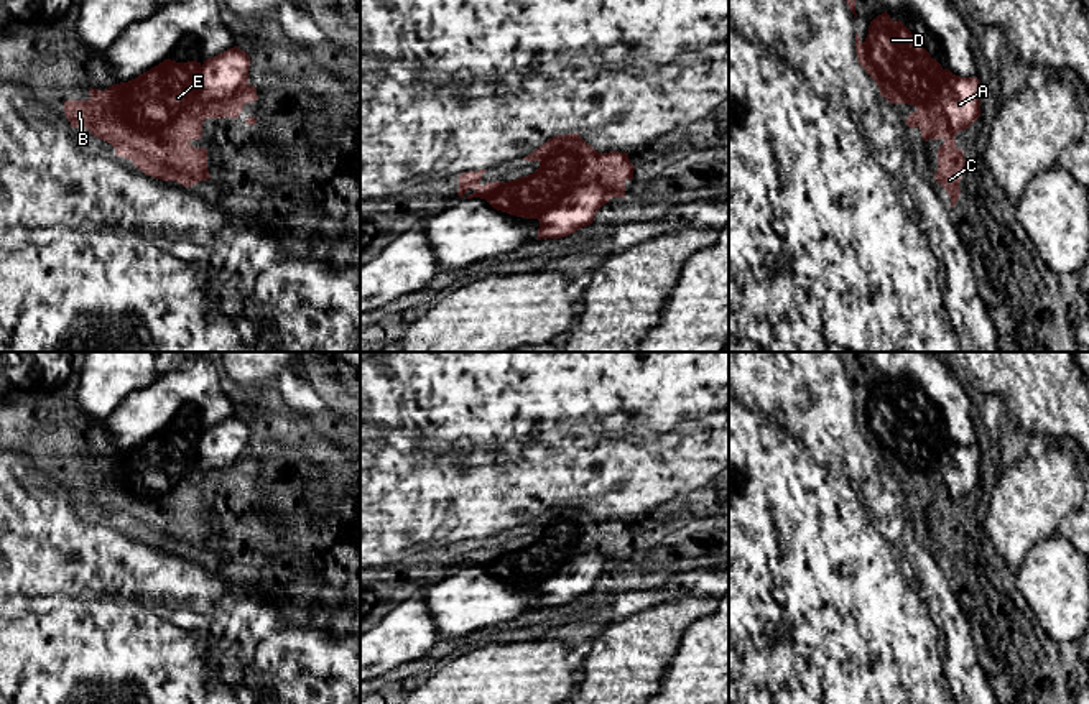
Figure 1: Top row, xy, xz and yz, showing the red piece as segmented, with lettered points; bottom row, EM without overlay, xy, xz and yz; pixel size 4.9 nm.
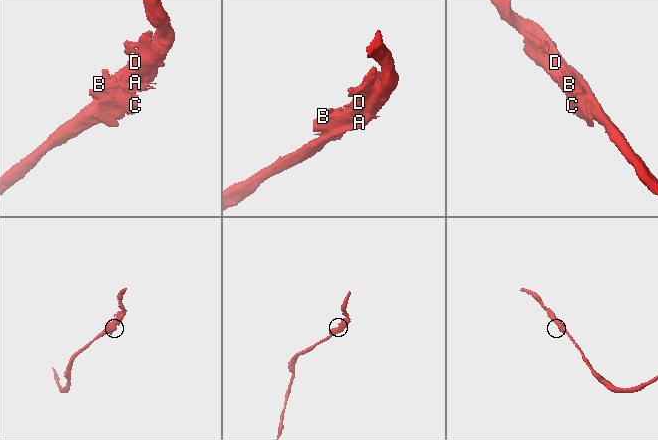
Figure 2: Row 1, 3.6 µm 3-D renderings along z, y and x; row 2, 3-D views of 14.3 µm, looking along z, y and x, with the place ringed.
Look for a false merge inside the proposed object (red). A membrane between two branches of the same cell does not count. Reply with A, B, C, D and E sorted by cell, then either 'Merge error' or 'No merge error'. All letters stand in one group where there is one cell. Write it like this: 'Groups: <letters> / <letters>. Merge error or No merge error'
Groups: A / B C D E. Merge error

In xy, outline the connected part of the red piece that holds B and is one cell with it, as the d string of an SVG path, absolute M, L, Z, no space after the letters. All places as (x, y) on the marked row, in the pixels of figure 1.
M165 59L128 82L114 84L105 90L90 87L87 100L66 100L66 118L72 128L84 127L90 135L110 143L115 148L115 156L132 160L145 174L191 188L199 181L211 179L207 150L189 143L202 138L204 120L237 118L245 104L258 100L257 89L247 86L225 100L201 102L197 95L199 71L201 63L197 61Z

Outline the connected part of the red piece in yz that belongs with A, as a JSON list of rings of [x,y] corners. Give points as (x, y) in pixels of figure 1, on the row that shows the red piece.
[[[949,69],[938,77],[939,104],[954,135],[980,117],[980,92],[977,77],[961,77]]]

